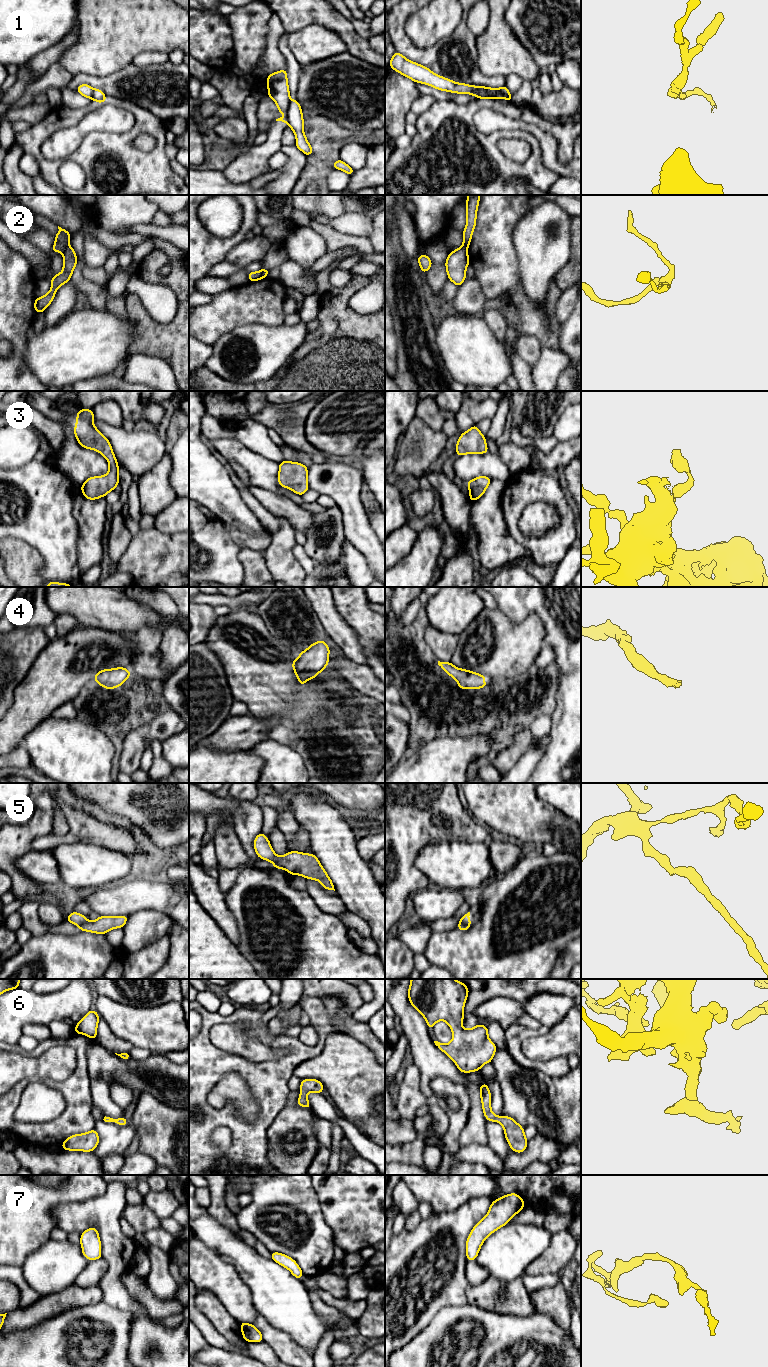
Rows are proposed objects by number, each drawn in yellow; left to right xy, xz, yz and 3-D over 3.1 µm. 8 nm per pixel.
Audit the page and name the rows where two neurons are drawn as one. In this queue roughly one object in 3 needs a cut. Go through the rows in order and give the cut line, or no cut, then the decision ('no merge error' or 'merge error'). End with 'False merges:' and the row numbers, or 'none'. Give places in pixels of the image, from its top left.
1: yz (508, 94), (495, 92), (491, 98) | merge error
2: xy (68, 245), (63, 252) | merge error
3: no cut | no merge error
4: no cut | no merge error
5: xz (276, 855), (276, 864), (279, 867) | merge error
6: no cut | no merge error
7: no cut | no merge error
False merges: 1, 2, 5

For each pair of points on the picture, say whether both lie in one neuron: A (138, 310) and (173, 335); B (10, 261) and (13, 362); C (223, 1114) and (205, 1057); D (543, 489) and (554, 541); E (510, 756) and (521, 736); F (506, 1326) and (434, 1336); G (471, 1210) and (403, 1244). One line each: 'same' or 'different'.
A: same
B: same
C: same
D: same
E: same
F: same
G: same

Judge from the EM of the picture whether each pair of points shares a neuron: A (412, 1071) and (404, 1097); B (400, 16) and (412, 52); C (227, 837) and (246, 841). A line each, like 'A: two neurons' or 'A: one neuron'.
A: one neuron
B: one neuron
C: two neurons

